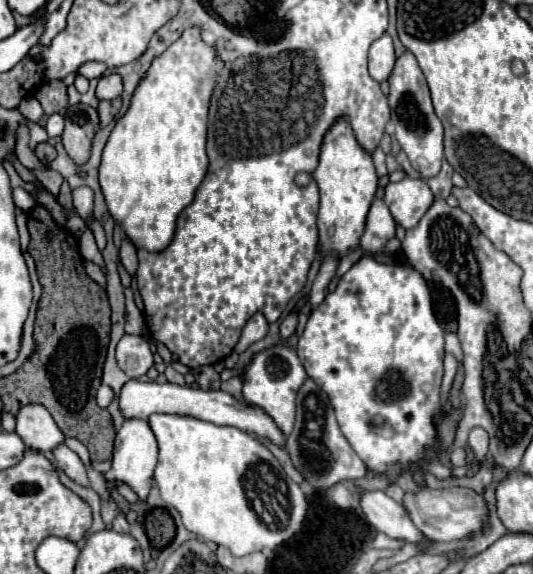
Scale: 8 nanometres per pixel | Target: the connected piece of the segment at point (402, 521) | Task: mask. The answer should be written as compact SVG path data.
M381 490L363 492L361 508L367 516L367 522L377 532L393 540L405 540L407 544L419 544L427 540L425 536L421 536L421 532L417 532L417 526L413 524L413 520L409 520L405 508Z

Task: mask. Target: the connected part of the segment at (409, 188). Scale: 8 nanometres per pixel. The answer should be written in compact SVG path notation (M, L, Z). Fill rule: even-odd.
M405 176L401 182L389 182L385 188L385 204L389 206L395 222L405 230L415 228L421 216L431 208L433 194L425 180Z

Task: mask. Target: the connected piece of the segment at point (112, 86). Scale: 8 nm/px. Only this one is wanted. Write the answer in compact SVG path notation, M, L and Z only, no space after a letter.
M117 72L101 76L101 80L97 84L99 100L113 100L113 98L119 98L121 94L123 94L123 78Z

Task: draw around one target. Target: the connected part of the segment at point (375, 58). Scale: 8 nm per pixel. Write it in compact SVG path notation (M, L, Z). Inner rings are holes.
M383 34L379 40L371 44L369 50L369 74L373 80L383 82L389 78L389 72L393 72L393 60L395 60L395 50L393 50L393 40L389 34Z

